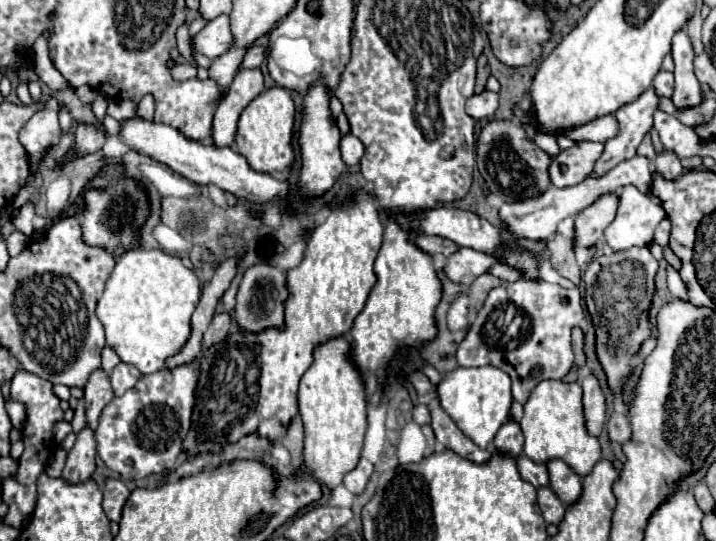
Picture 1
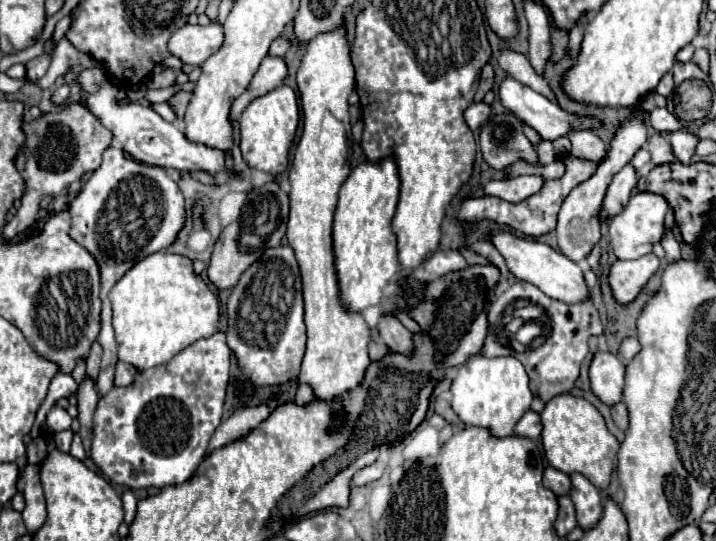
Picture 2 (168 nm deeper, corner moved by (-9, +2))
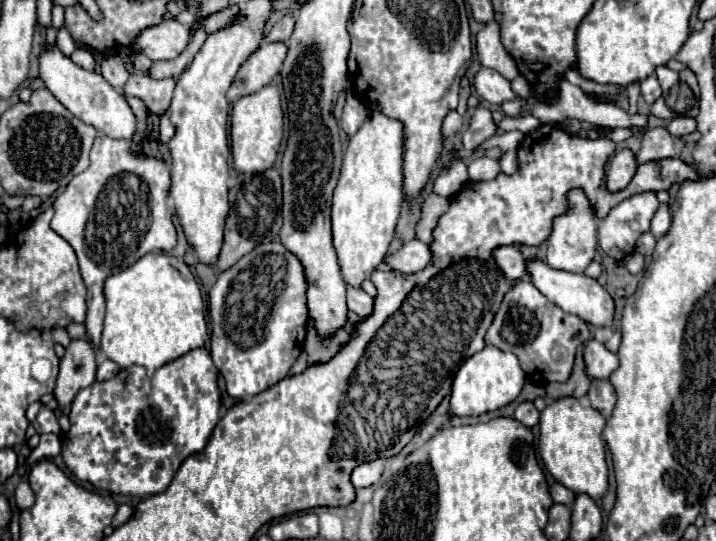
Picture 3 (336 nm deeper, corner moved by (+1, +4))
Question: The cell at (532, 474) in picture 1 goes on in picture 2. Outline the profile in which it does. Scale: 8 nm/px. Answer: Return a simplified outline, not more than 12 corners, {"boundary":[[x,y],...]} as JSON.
{"boundary":[[546,468],[544,486],[556,496],[566,496],[572,488],[570,476]]}

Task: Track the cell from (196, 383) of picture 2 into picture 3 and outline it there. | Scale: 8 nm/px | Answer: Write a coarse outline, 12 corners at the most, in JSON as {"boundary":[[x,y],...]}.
{"boundary":[[206,348],[94,382],[66,466],[152,496],[220,416]]}

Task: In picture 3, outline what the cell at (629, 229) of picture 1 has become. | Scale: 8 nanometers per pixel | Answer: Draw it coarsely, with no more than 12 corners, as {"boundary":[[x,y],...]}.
{"boundary":[[622,200],[600,222],[598,244],[614,260],[634,252],[660,202]]}

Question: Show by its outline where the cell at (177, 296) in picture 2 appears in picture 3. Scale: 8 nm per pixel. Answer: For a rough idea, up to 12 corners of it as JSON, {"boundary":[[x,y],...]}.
{"boundary":[[182,258],[106,278],[100,350],[150,374],[204,346]]}

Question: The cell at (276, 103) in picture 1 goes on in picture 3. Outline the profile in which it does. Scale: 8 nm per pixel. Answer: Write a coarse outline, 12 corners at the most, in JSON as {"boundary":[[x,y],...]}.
{"boundary":[[274,84],[242,96],[230,116],[234,168],[274,166],[282,102]]}

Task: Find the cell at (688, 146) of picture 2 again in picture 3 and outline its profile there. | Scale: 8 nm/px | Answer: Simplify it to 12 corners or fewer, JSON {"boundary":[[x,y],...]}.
{"boundary":[[678,116],[668,124],[674,138],[696,130],[696,120]]}

